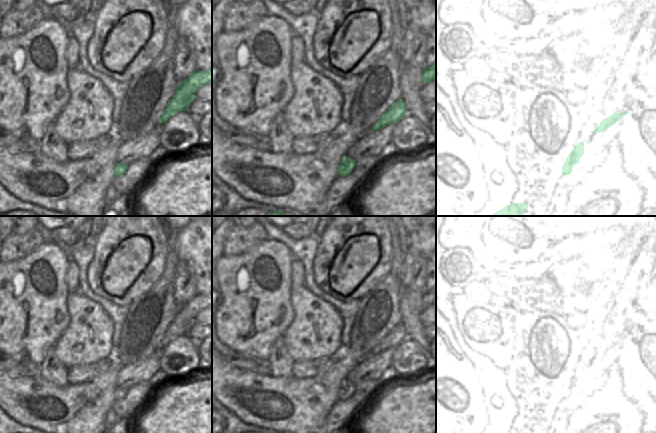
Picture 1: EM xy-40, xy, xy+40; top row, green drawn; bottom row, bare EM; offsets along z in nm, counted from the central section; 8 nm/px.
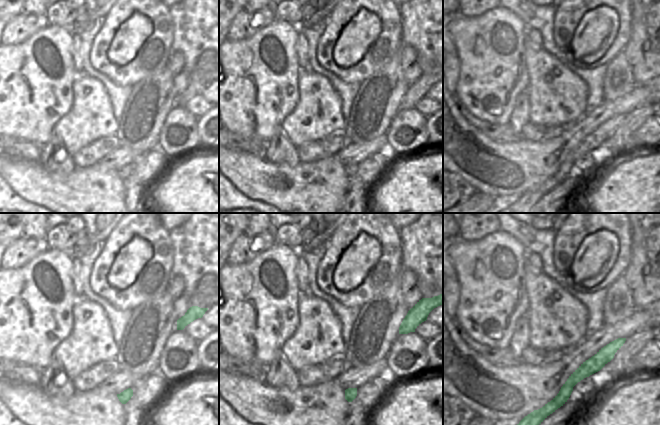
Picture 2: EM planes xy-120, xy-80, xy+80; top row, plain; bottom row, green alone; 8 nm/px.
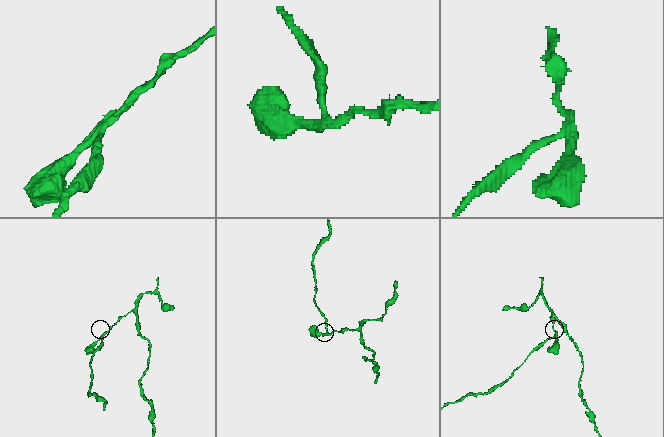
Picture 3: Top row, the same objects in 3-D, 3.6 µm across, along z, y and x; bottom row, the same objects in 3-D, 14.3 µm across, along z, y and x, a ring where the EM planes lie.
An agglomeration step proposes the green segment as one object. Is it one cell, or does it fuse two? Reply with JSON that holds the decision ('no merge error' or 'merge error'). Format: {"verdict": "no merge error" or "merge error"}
{"verdict": "merge error"}

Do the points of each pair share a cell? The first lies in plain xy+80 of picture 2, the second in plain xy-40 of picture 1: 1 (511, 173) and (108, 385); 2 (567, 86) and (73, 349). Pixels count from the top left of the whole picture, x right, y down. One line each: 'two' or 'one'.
1: one
2: one

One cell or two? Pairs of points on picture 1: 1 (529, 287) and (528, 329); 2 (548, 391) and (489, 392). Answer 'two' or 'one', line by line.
1: one
2: one

